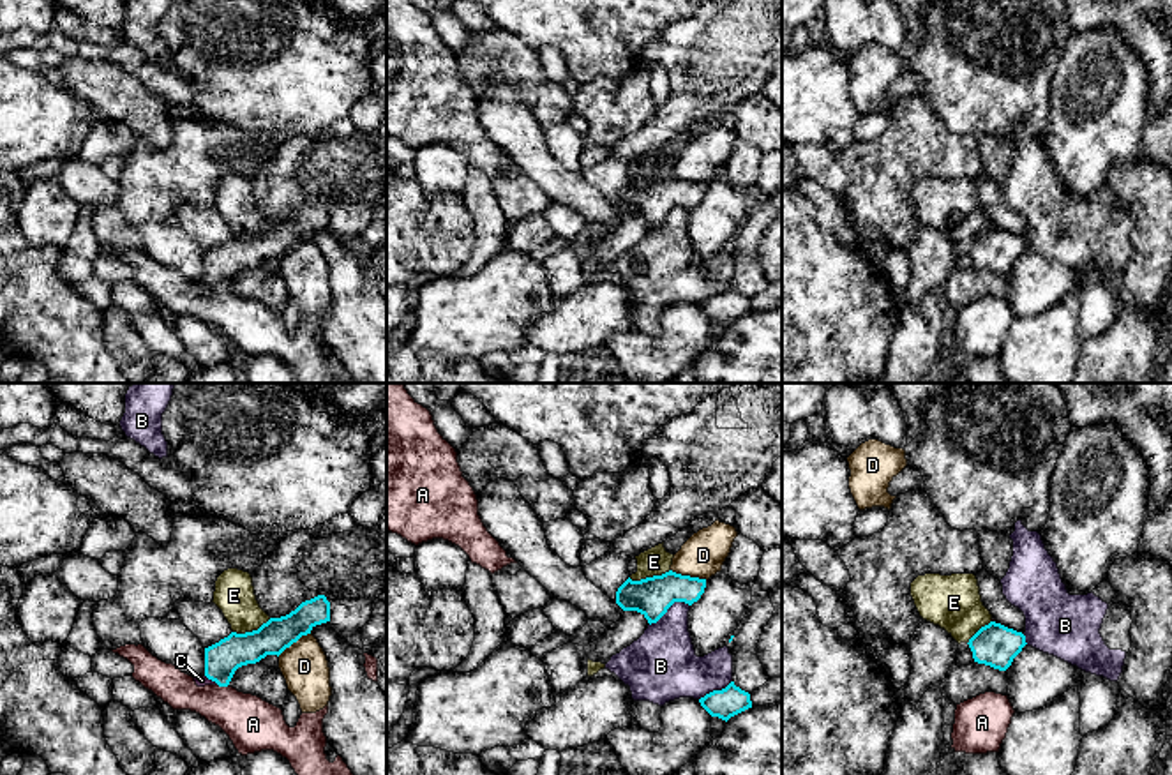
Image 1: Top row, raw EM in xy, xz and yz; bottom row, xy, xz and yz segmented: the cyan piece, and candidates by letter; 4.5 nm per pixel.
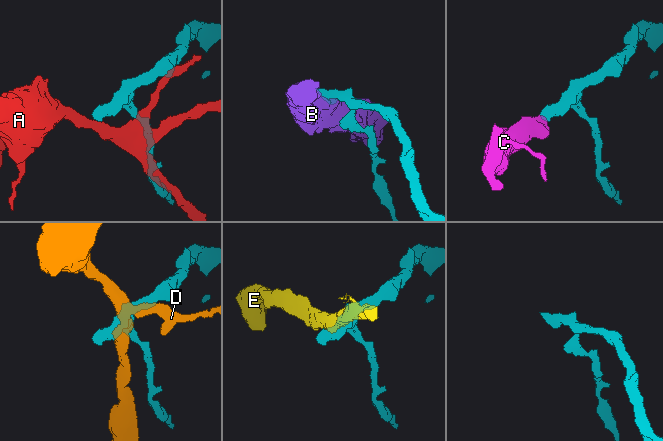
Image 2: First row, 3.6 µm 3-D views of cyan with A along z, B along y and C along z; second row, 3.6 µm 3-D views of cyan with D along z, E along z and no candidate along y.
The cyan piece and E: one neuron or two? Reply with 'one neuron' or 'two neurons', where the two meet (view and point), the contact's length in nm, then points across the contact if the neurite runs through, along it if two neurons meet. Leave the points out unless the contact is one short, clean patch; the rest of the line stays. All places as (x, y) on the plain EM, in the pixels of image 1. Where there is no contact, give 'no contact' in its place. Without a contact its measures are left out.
two neurons; contact xz (648, 182); length 200 nm; border xz (669, 173), (639, 184), (629, 182)

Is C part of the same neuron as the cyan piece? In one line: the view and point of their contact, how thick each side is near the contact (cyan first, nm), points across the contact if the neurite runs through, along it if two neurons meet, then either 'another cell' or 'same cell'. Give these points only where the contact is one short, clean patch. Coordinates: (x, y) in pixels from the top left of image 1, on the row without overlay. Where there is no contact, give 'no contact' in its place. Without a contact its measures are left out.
meets cyan in xy at (212, 285); 160 nm thick on the cyan side, 50 nm on the other; runs through xy (221, 265), (212, 285), (202, 285); same cell

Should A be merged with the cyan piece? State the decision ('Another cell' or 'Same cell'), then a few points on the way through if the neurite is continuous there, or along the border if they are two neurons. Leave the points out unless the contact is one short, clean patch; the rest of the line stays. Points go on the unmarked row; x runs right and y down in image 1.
Another cell. Boundary: xy (217, 288), (228, 290)

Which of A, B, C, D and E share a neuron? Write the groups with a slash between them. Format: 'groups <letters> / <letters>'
groups A / B / C / D / E

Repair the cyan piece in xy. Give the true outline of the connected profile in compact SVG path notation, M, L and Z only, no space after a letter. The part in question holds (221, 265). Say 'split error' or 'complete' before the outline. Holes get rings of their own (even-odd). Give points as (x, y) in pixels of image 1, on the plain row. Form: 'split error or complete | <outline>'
split error | M318 199L302 207L295 215L281 222L270 222L258 235L231 237L219 247L205 252L205 279L194 282L198 291L228 291L235 275L256 268L267 260L281 260L316 229L330 226L330 207Z

